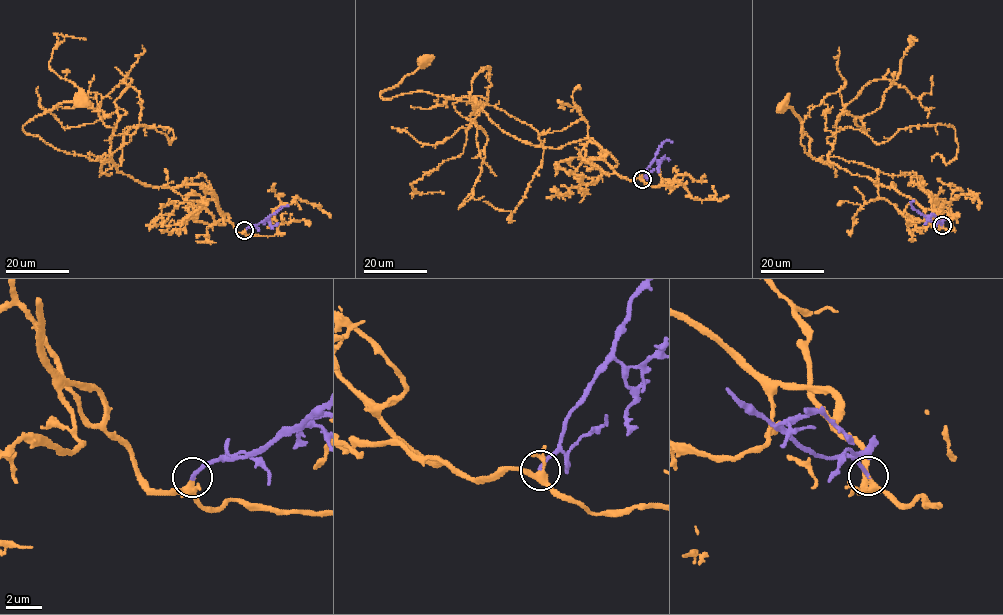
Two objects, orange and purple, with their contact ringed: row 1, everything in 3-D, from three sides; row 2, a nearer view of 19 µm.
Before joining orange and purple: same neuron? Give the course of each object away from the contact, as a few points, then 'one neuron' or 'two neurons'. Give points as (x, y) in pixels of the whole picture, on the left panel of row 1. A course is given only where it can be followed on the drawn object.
orange via (245, 230), (236, 230), (204, 185), (141, 184), (112, 161), (58, 150), (23, 129), (58, 104), (78, 101) | purple via (245, 230), (289, 205) | one neuron

